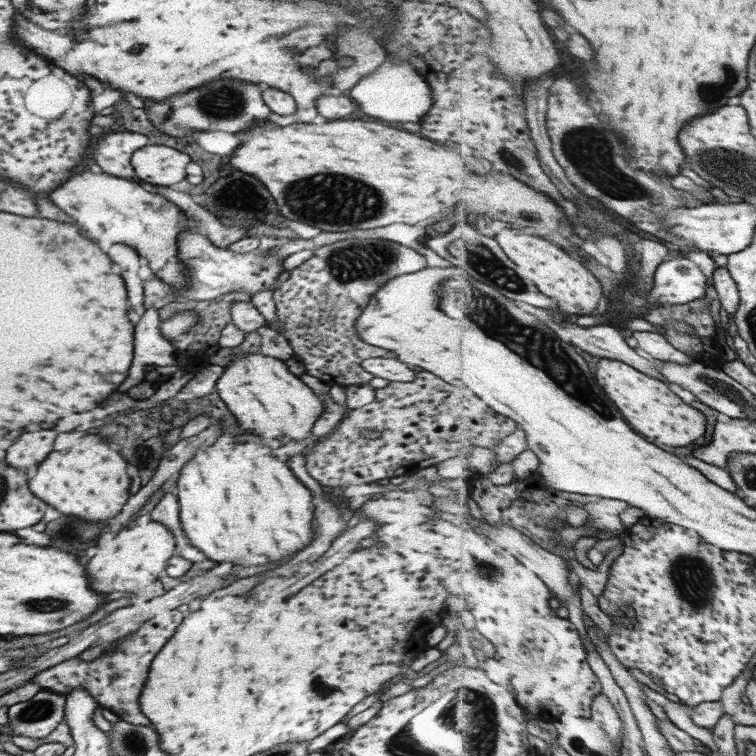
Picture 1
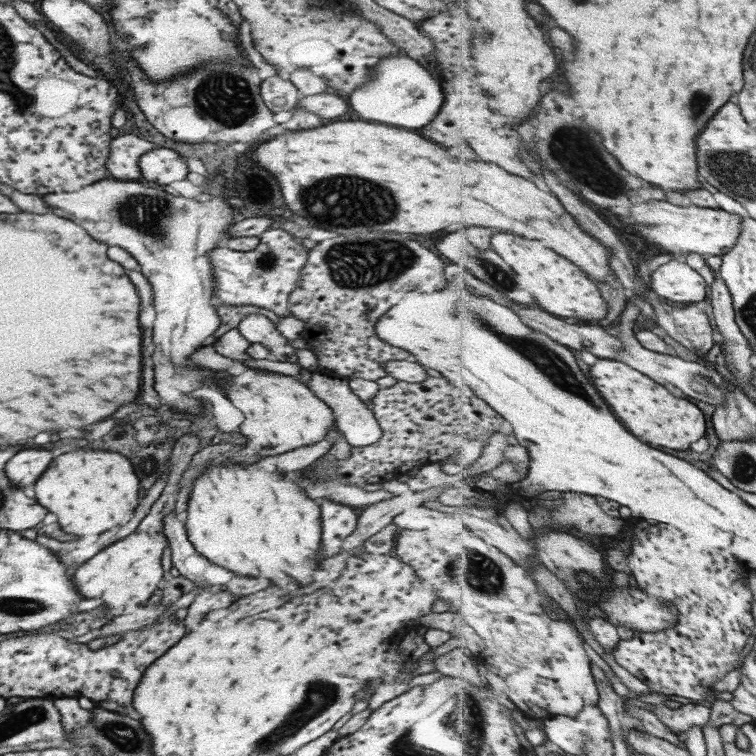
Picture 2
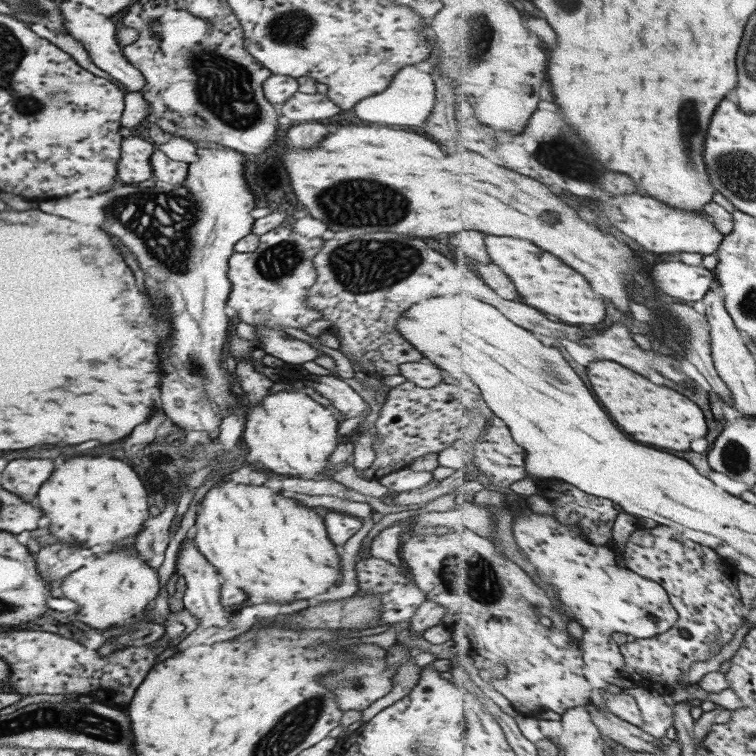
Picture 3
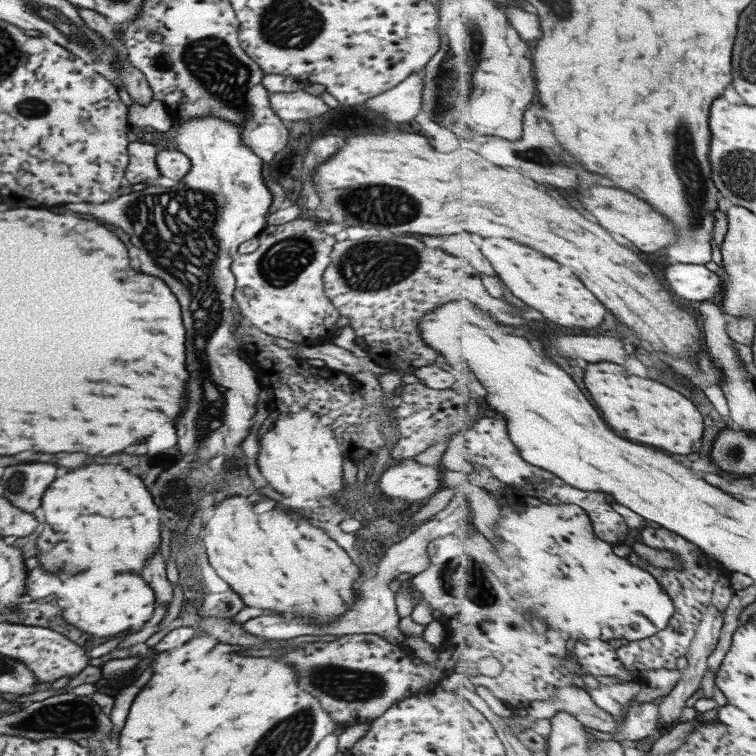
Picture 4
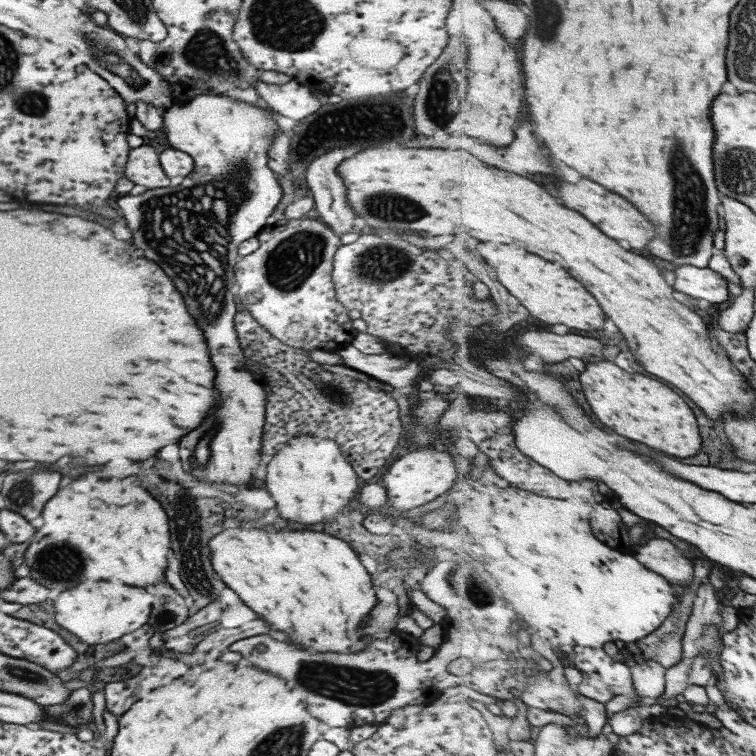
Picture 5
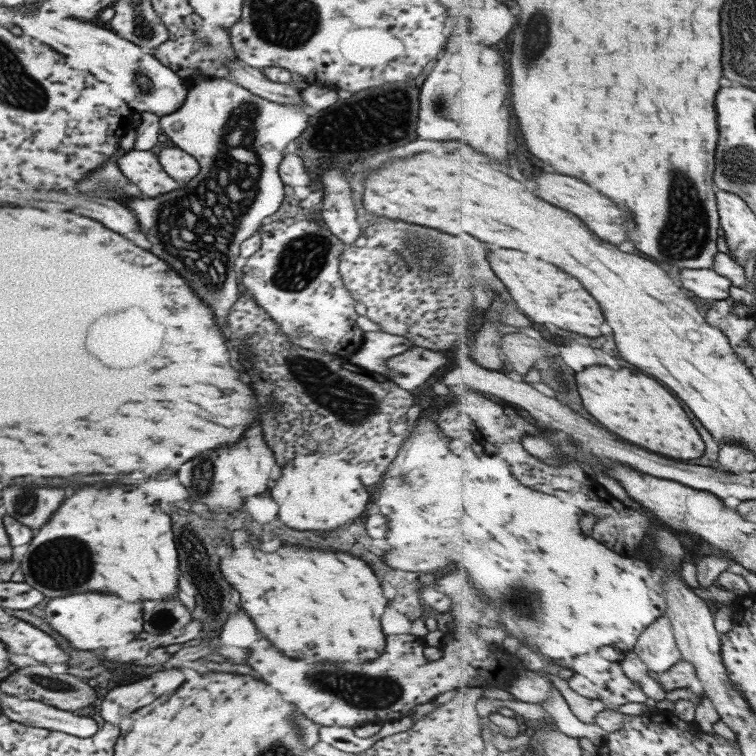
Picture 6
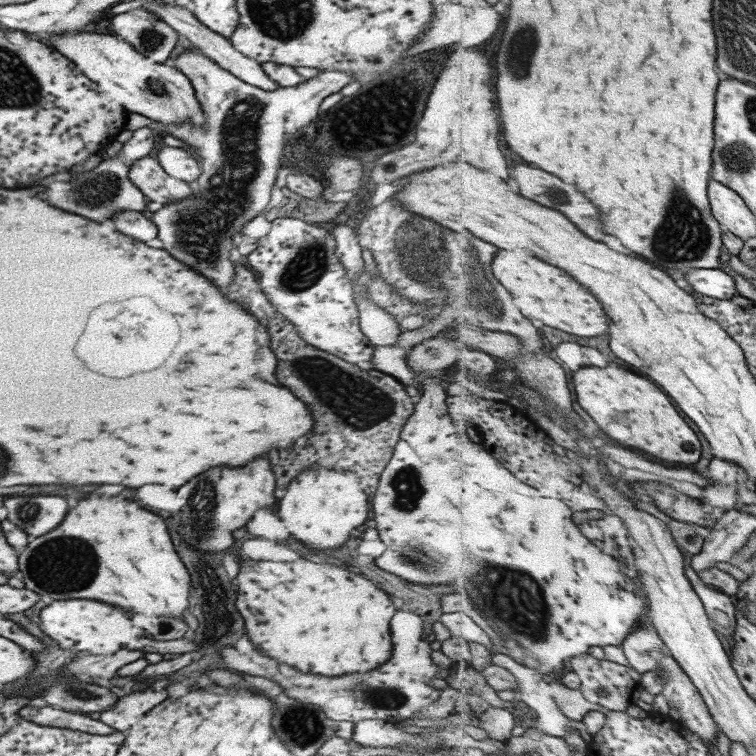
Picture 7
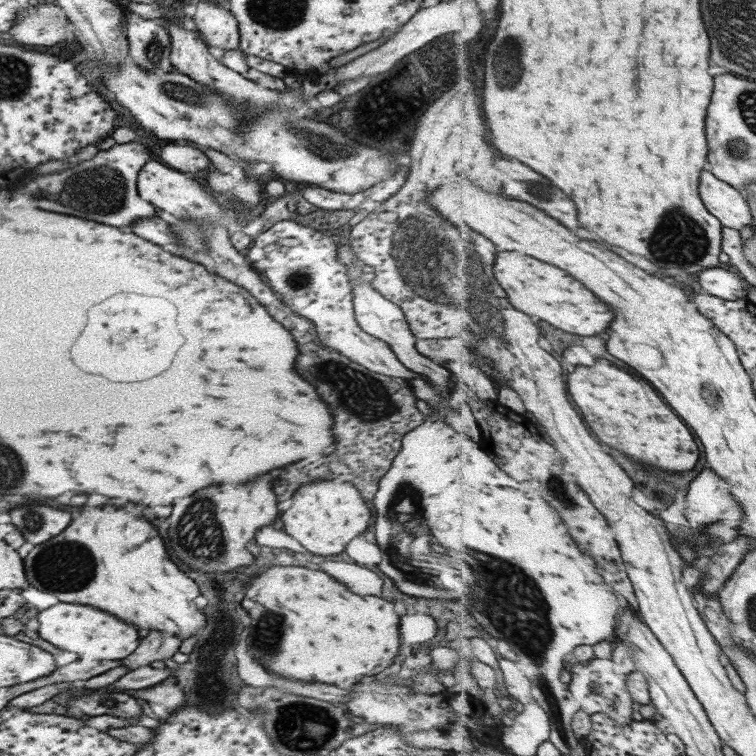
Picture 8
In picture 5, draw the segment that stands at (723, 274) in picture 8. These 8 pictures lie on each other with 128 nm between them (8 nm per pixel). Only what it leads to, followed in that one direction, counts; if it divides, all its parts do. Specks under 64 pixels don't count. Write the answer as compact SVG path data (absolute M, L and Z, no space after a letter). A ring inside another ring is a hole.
M693 264L676 267L676 288L694 298L708 300L710 303L728 305L734 298L728 281L723 274L713 268L700 268Z

